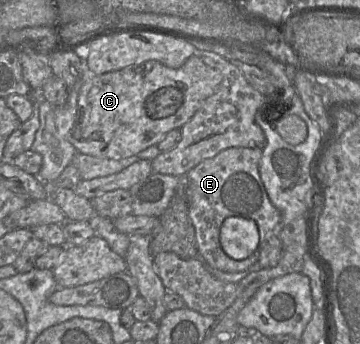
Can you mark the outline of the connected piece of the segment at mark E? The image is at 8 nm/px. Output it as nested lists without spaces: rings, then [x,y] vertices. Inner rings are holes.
[[[231,147],[219,152],[216,156],[205,159],[192,168],[187,174],[187,202],[189,218],[195,228],[198,252],[213,268],[224,272],[235,273],[247,270],[259,260],[260,252],[266,241],[281,227],[281,215],[270,201],[259,174],[259,165],[262,157],[261,148]],[[231,216],[252,219],[259,229],[259,246],[255,252],[246,259],[237,260],[227,255],[219,240],[220,228],[223,221]]]

